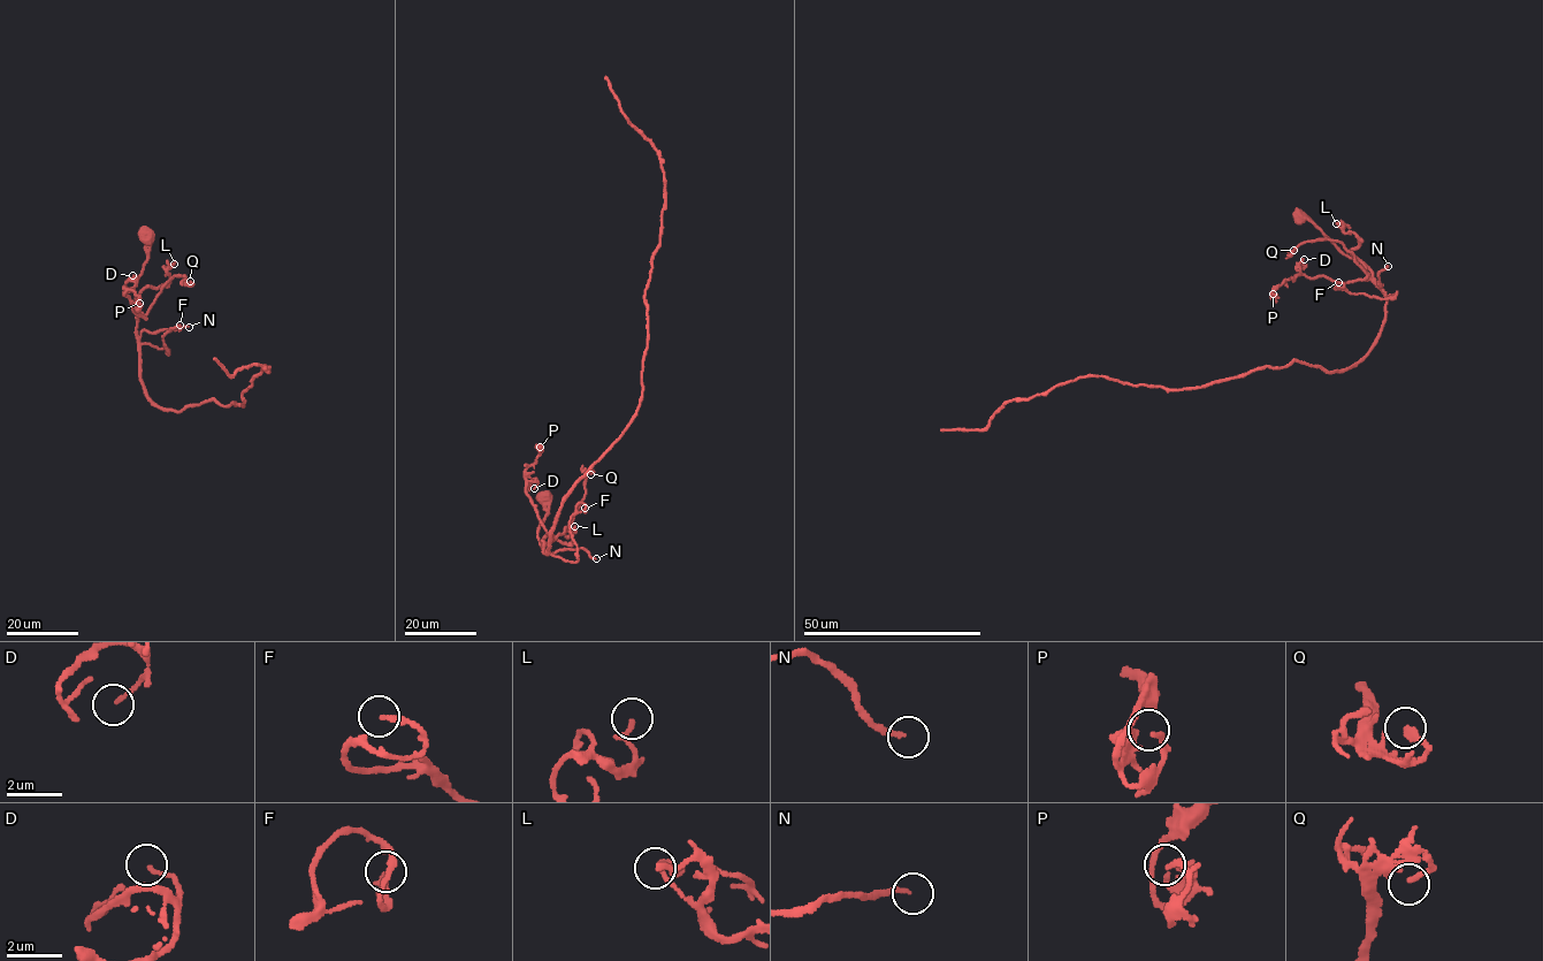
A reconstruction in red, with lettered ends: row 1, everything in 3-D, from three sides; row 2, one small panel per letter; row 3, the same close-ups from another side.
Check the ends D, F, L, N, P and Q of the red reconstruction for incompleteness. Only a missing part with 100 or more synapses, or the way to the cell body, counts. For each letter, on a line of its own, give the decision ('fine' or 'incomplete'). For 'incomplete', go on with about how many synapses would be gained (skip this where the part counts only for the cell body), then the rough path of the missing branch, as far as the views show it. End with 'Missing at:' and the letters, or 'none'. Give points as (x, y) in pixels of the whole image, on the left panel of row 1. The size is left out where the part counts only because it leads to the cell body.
D: fine
F: fine
L: fine
N: fine
P: fine
Q: fine
Missing at: none

